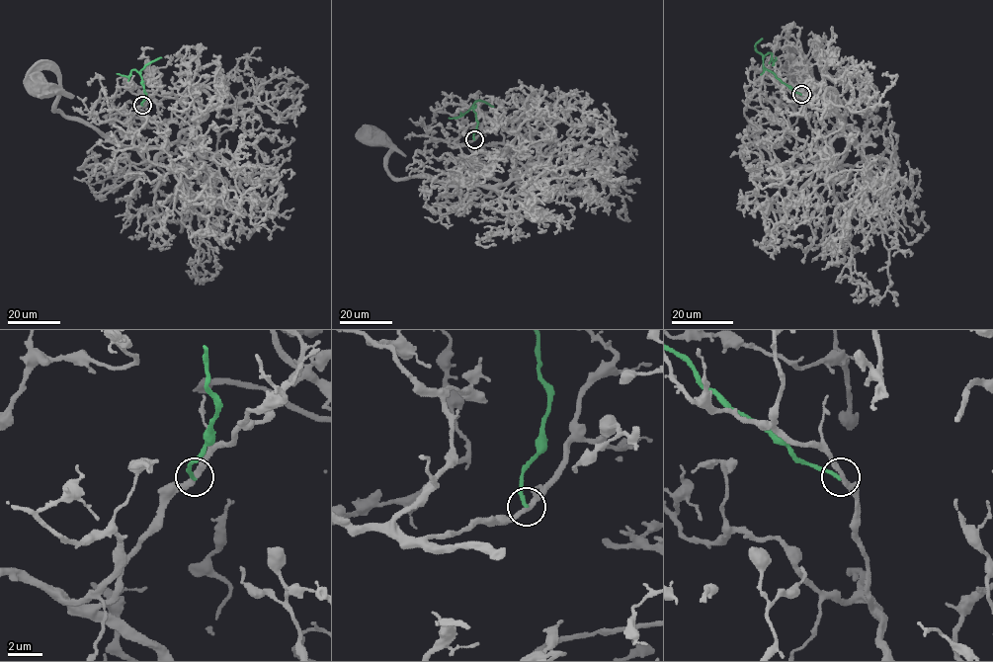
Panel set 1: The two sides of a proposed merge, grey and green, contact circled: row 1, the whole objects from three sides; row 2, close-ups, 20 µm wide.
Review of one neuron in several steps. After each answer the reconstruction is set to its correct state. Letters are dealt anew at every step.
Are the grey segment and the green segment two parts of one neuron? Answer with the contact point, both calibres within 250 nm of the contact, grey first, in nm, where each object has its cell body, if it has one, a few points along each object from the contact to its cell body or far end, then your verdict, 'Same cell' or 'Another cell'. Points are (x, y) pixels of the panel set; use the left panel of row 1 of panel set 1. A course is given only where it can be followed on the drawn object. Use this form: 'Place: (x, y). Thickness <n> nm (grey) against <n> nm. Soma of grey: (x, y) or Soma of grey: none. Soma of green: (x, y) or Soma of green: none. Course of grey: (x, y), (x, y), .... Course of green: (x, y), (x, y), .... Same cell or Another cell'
Place: (142, 105). Thickness 300 nm (grey) against 240 nm. Soma of grey: (39, 89). Soma of green: none. Course of grey: (142, 105), (127, 124), (142, 156), (154, 162), (167, 147), (116, 143), (54, 111), (58, 93), (38, 90). Course of green: (142, 105), (145, 95), (140, 71), (161, 57). Another cell

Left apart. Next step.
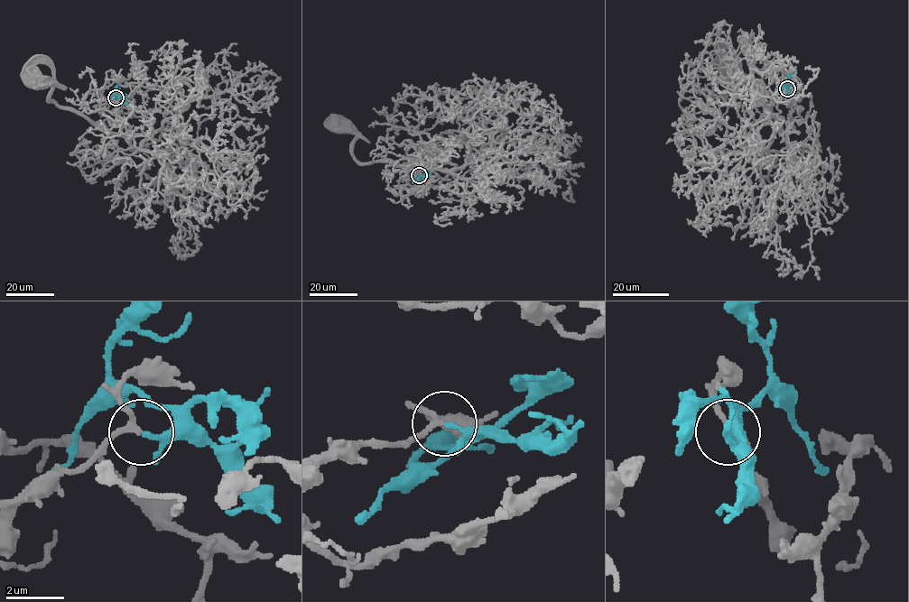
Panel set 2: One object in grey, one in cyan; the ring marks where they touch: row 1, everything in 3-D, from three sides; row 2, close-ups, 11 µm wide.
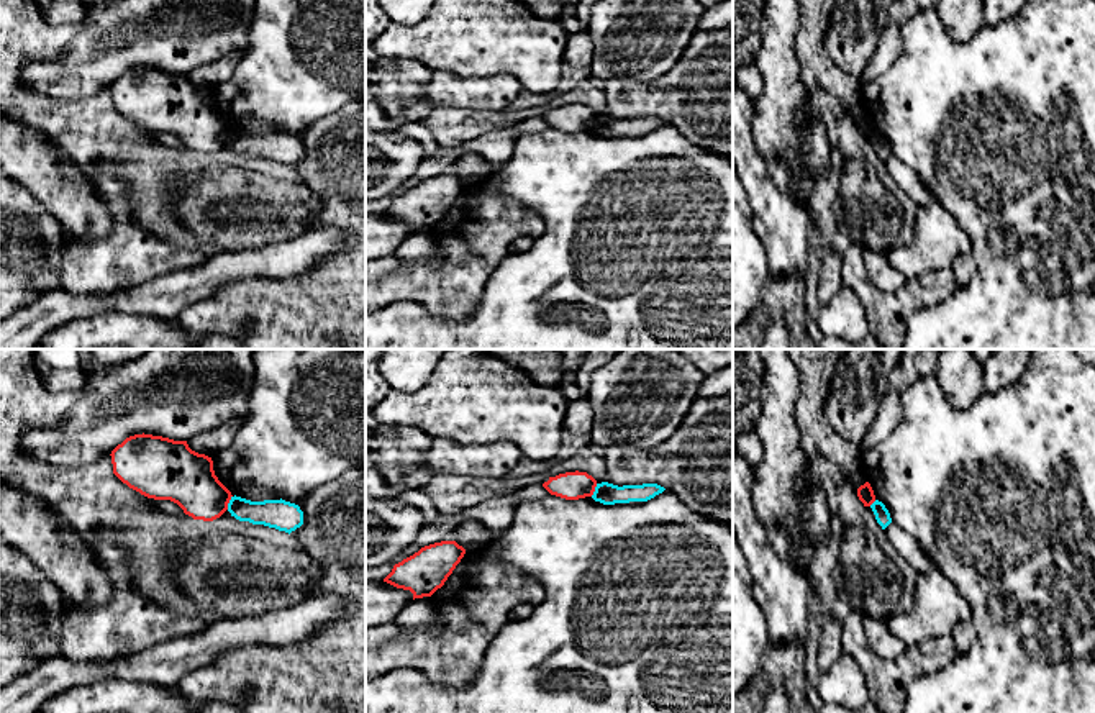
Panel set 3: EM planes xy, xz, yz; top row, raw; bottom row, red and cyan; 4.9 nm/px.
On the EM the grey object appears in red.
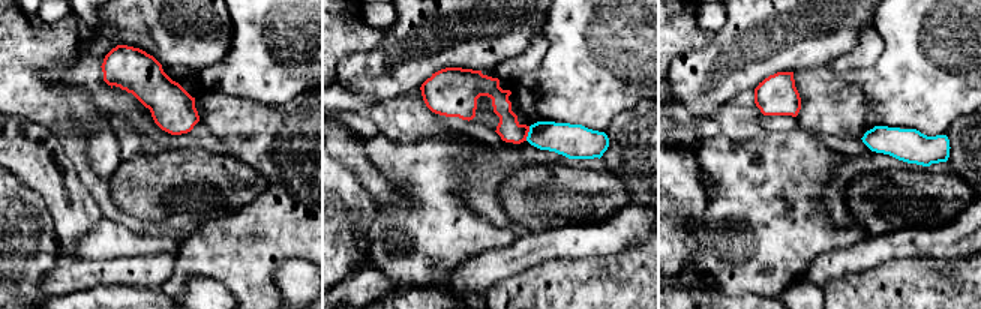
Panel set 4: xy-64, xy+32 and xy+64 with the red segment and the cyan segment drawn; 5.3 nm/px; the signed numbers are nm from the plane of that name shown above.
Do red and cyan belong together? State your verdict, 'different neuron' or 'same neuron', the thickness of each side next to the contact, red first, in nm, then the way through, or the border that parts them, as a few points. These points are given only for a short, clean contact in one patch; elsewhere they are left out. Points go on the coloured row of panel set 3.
different neuron | 280/140 nm | along xy (231, 495), (227, 508)

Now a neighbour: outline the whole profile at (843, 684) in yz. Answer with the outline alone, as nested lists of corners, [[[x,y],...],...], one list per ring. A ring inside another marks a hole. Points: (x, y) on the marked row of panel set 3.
[[[844,652],[828,672],[821,674],[818,693],[823,705],[839,705],[847,710],[859,710],[870,702],[861,667]]]

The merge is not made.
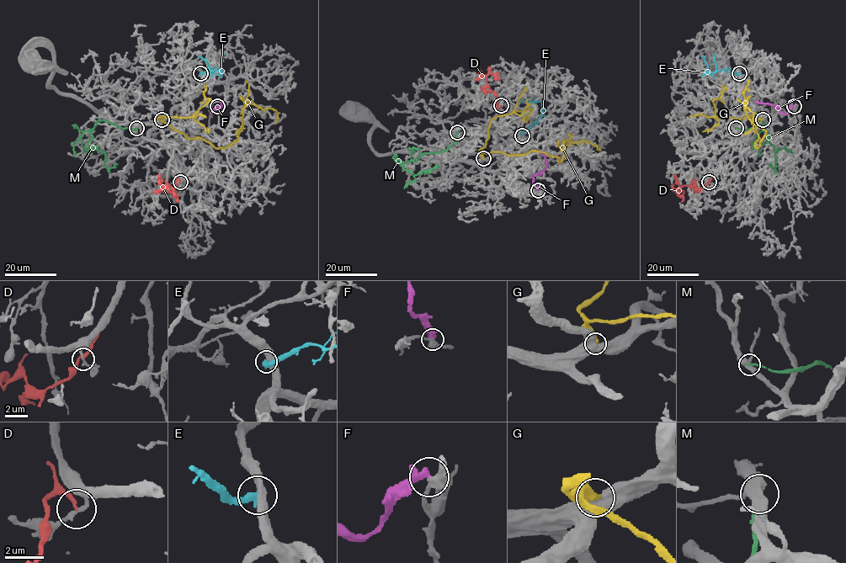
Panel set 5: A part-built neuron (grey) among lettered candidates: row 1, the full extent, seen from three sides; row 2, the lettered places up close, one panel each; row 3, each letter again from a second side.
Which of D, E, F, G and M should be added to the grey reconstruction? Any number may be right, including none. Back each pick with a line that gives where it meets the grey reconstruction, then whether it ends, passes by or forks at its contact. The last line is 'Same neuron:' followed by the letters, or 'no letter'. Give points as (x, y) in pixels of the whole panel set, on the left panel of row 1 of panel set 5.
Same neuron: no letter

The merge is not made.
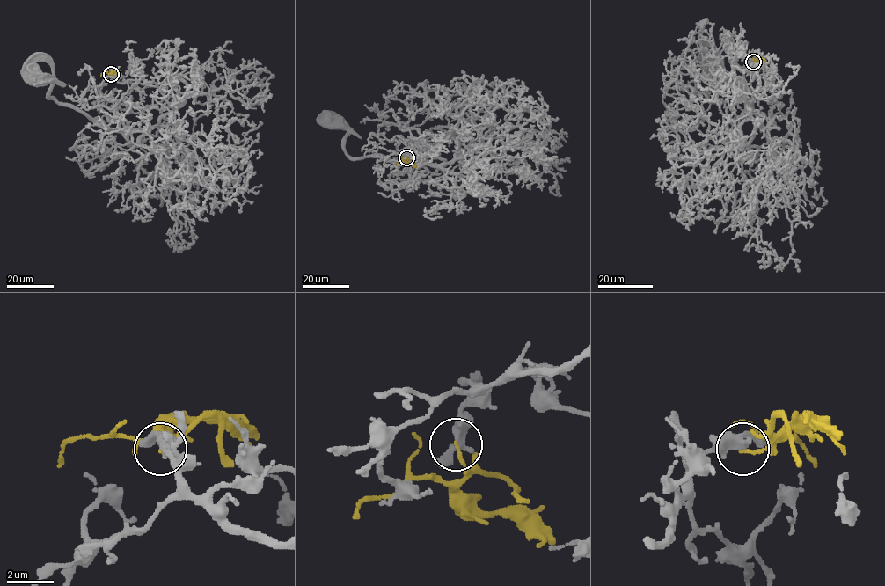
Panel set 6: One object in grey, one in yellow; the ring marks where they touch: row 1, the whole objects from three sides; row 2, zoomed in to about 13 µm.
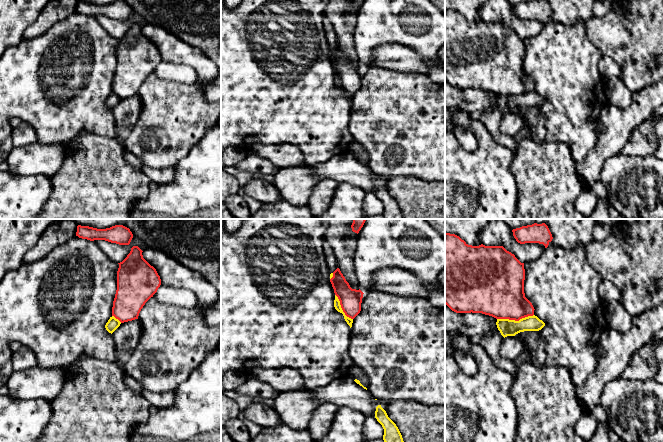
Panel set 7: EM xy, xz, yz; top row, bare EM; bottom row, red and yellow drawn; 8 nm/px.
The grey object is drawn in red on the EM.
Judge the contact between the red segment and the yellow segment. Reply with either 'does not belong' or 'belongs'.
does not belong

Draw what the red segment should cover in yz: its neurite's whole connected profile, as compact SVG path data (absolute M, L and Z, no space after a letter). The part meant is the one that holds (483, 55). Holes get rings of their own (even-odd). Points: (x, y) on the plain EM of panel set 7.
M445 9L445 80L456 89L482 89L496 95L519 97L533 92L534 83L524 69L525 45L503 22L468 21L455 10Z

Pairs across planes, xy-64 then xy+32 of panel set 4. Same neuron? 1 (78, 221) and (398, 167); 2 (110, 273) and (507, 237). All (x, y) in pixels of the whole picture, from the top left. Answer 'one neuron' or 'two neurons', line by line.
1: two neurons
2: two neurons

